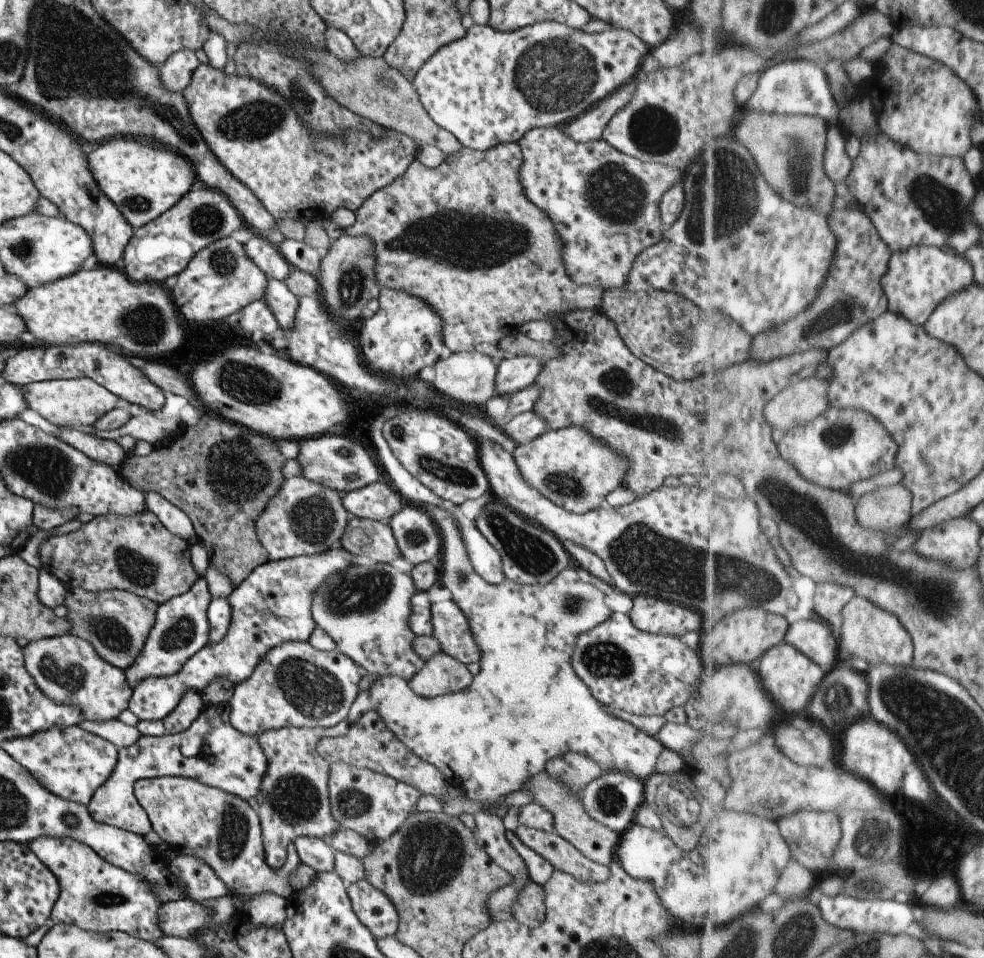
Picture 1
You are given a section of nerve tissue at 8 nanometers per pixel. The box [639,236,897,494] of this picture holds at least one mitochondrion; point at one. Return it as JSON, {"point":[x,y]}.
{"point":[837,435]}

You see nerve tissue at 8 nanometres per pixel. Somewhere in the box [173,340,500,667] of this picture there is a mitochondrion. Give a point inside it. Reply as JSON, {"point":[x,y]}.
{"point":[236,471]}

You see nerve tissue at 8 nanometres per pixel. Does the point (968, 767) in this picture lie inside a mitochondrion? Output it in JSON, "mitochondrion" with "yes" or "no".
{"mitochondrion":"yes"}

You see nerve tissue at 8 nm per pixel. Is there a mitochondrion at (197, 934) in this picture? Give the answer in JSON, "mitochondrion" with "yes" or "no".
{"mitochondrion":"no"}

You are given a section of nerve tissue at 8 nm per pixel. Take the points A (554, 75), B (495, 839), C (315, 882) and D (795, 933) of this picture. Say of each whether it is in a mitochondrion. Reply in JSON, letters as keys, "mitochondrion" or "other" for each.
{"A":"mitochondrion","B":"other","C":"other","D":"mitochondrion"}

